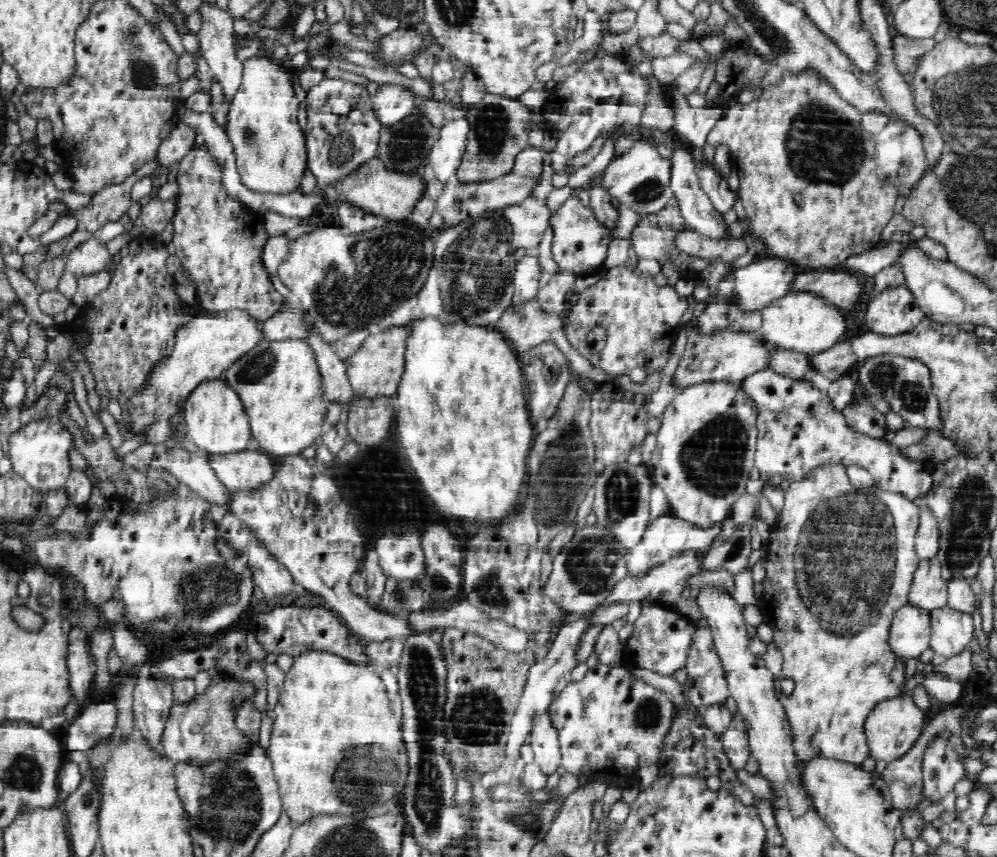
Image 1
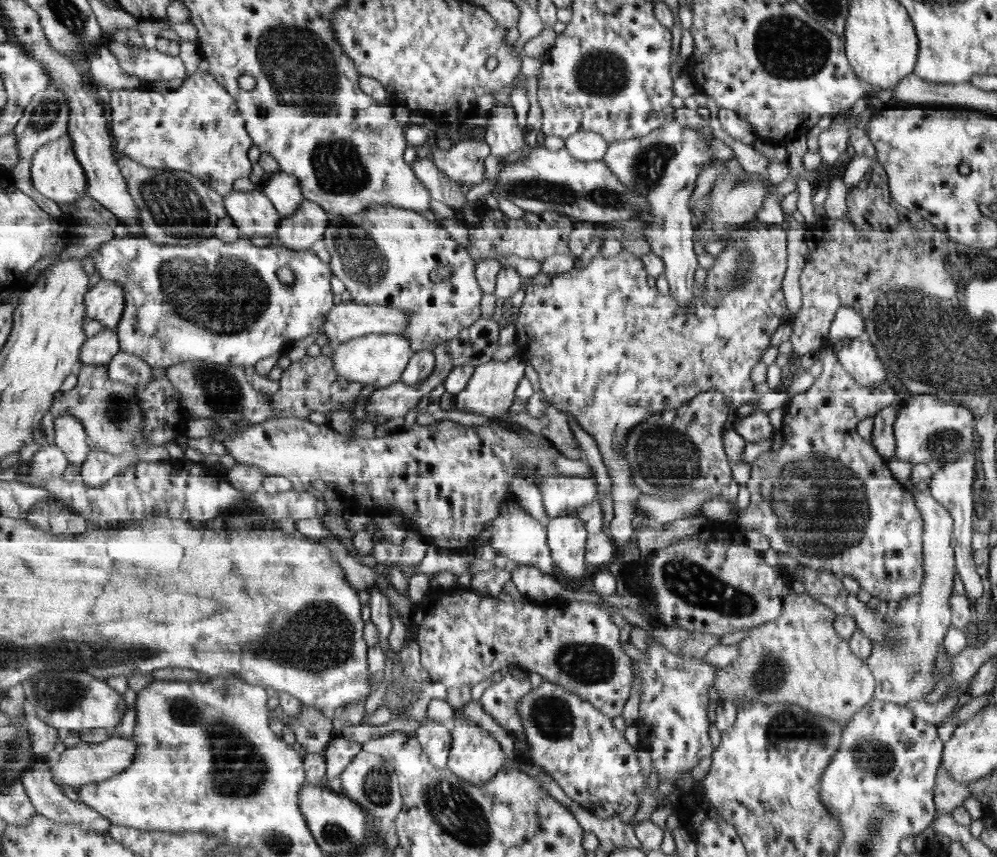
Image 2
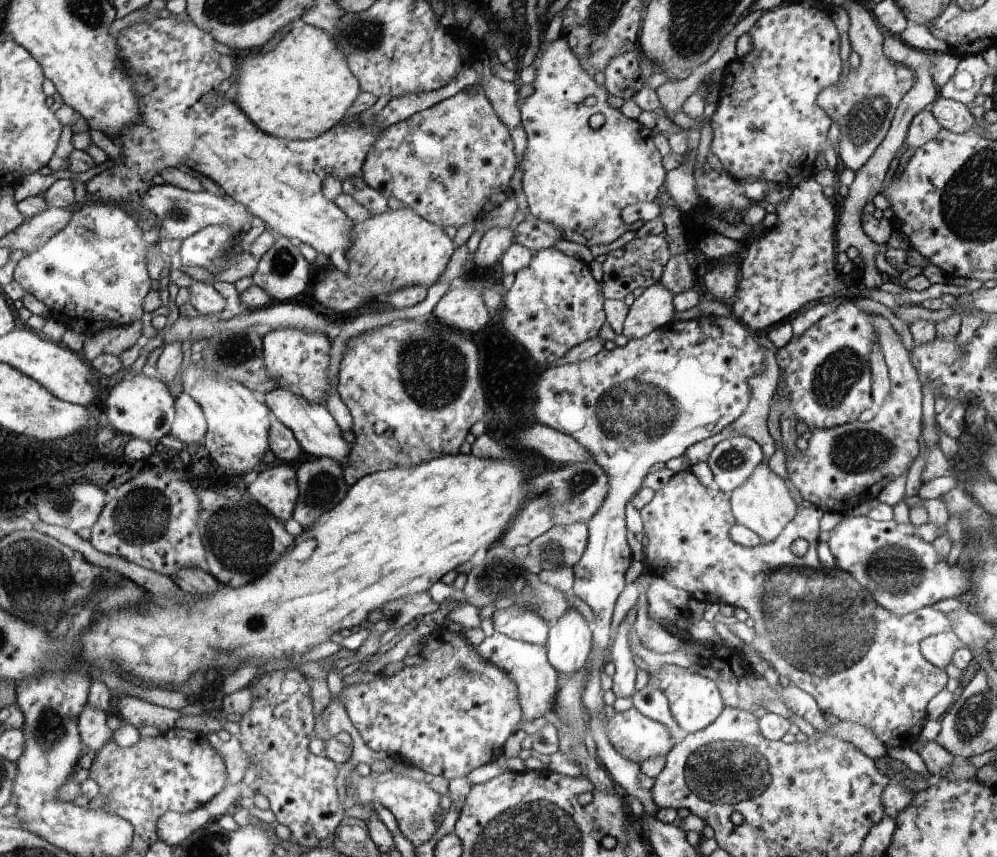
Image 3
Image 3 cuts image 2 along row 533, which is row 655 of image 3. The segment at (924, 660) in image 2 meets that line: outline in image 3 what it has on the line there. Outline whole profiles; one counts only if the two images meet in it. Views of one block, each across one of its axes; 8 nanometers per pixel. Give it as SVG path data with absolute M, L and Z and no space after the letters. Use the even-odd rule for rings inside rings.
M949 630L949 632L941 632L941 634L921 640L921 654L925 656L925 660L929 664L945 670L947 664L953 660L953 654L961 646L963 646L963 642Z

